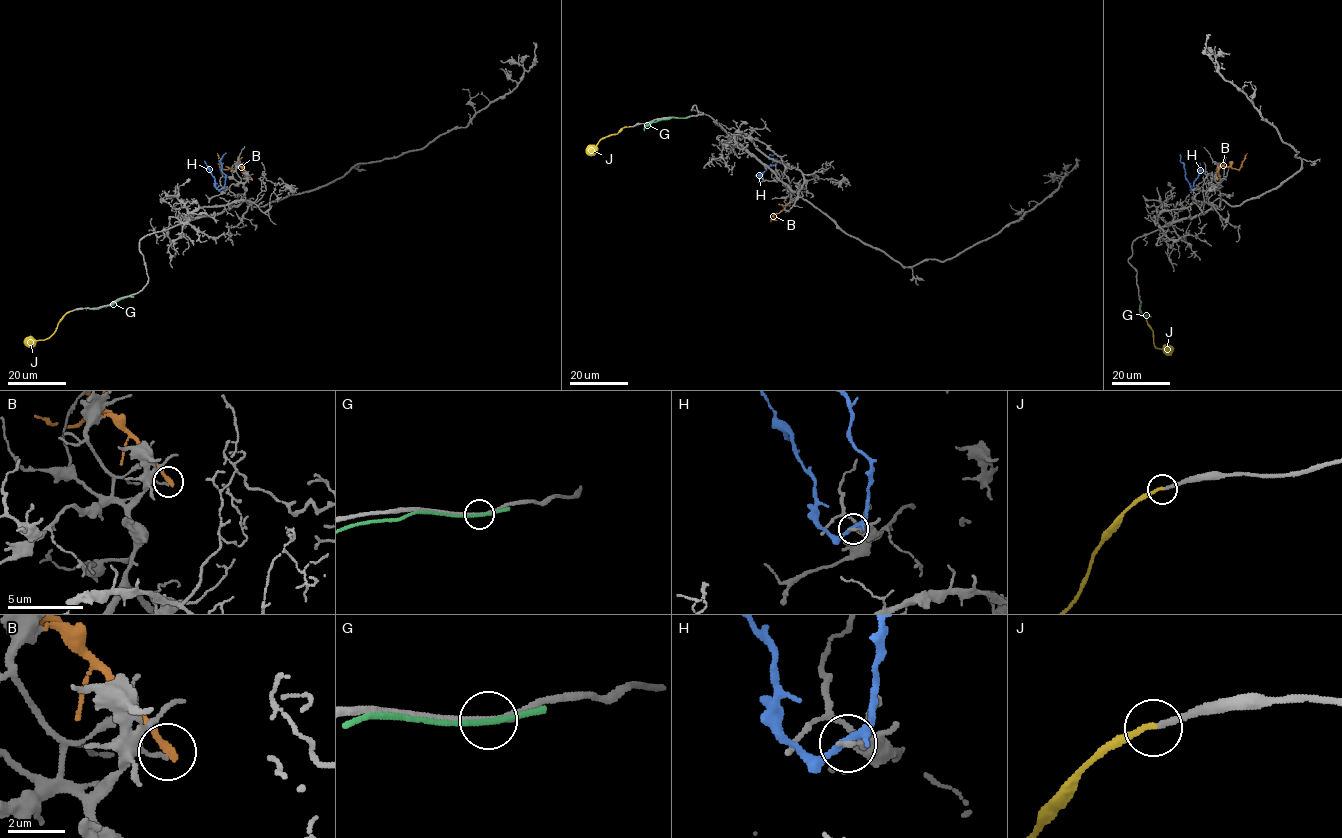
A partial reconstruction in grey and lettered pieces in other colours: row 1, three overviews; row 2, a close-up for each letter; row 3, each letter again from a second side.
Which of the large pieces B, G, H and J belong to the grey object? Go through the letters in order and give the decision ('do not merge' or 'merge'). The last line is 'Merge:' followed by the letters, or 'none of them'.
B: do not merge
G: do not merge
H: do not merge
J: merge
Merge: J

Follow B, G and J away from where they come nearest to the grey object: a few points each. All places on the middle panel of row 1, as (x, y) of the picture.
B: (804, 189), (797, 189), (790, 201), (770, 222)
G: (684, 118), (652, 122), (644, 131)
J: (629, 126), (602, 138), (586, 153)

